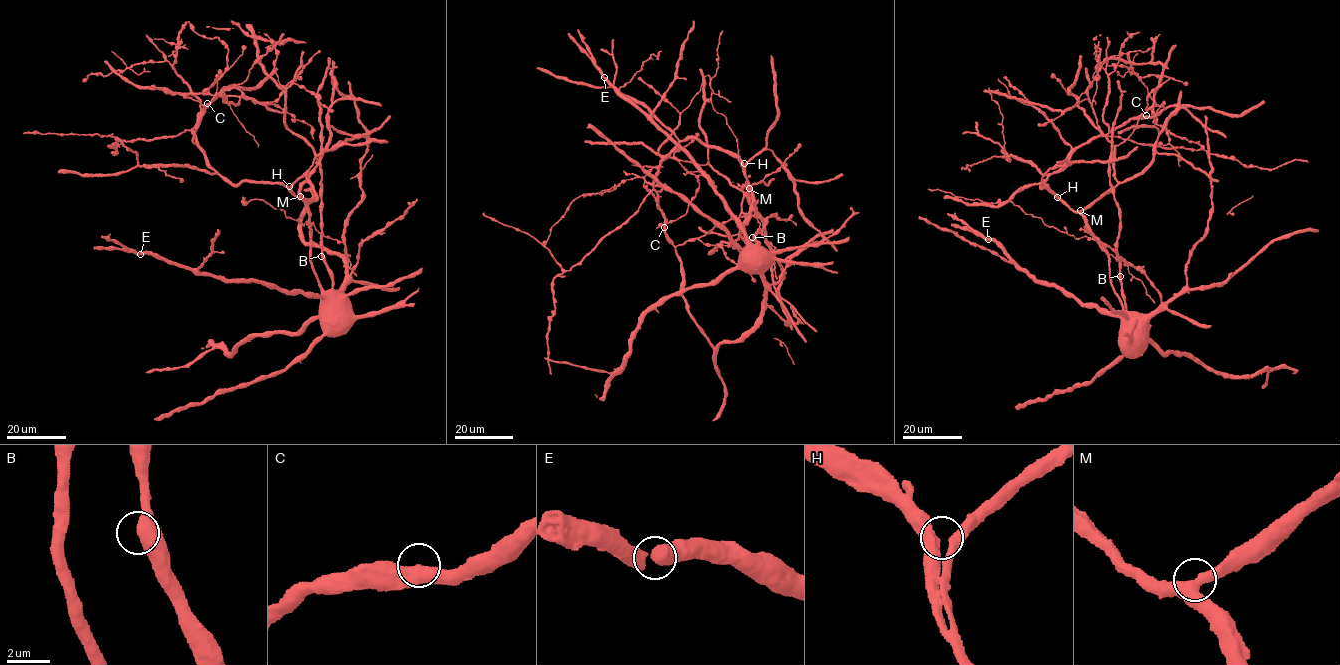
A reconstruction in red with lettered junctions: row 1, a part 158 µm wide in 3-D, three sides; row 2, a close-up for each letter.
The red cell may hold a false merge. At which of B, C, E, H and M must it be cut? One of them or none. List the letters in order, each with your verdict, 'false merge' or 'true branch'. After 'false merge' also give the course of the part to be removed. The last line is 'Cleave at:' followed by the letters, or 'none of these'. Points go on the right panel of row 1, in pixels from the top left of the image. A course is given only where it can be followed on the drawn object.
B: true branch
C: true branch
E: true branch
H: true branch
M: true branch
Cleave at: none of these

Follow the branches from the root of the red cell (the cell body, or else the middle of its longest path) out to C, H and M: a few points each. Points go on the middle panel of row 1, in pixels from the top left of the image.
C: (754, 246), (743, 229), (754, 194), (743, 166), (695, 137), (676, 146), (653, 181), (664, 227)
H: (754, 246), (748, 243), (743, 229), (754, 194), (745, 174), (744, 163)
M: (754, 246), (748, 243), (743, 229), (754, 195), (749, 188)

